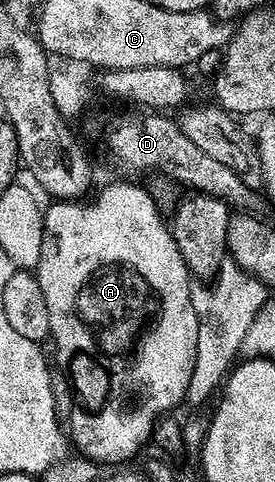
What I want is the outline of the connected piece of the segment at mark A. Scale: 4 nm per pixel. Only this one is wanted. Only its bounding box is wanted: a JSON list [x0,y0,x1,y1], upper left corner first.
[36,183,197,465]

